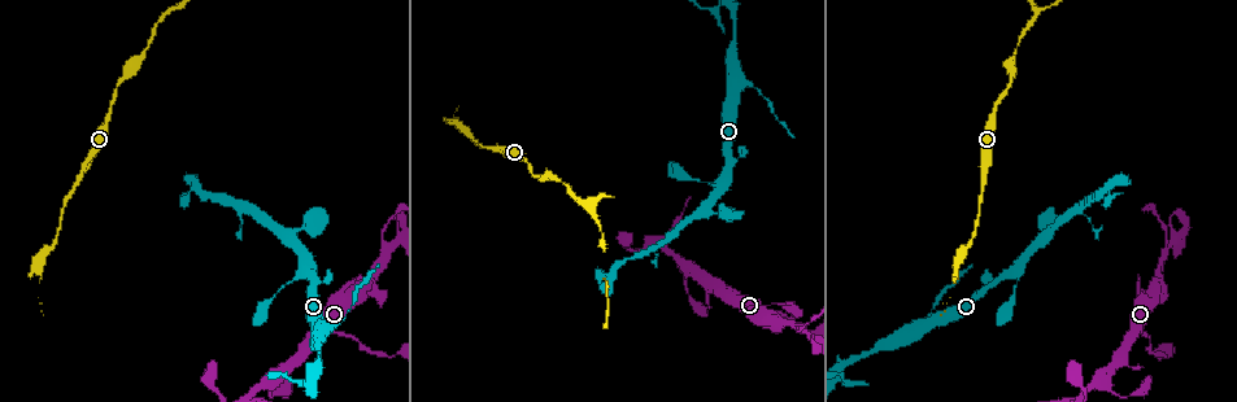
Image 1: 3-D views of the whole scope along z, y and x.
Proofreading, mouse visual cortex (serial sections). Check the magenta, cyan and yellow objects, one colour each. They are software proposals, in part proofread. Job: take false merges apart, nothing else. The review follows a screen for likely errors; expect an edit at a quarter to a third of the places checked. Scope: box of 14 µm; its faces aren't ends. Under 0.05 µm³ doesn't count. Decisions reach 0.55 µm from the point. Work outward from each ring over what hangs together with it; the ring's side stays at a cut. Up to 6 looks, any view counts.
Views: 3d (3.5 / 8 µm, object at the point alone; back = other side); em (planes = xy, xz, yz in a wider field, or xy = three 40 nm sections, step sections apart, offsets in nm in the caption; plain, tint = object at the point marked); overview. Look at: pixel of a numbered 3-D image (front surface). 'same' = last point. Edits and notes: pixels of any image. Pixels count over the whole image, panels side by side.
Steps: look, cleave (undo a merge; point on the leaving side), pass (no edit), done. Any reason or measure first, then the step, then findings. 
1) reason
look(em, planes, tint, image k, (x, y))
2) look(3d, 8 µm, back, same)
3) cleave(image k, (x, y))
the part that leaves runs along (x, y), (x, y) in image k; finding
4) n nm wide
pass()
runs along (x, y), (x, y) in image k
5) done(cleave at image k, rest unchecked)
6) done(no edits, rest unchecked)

look(3d, 3.5 µm, image 1, (328, 329))

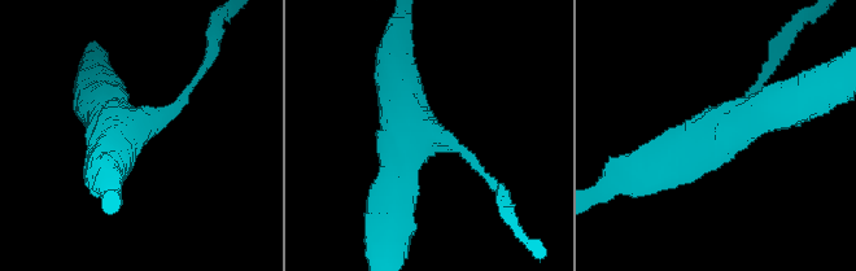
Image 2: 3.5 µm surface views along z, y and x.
3 arms; arms of 150, 500, 500 nm; shape alone is not enough
look(em, xy, step 2, tint, image 2, (134, 127))

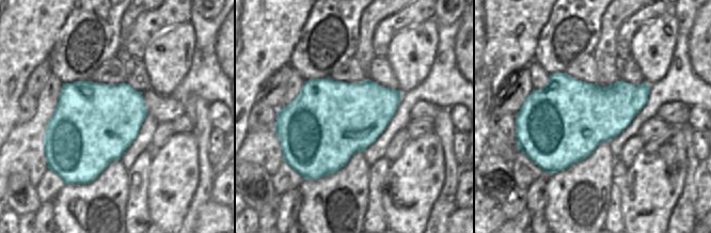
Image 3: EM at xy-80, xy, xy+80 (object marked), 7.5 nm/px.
cleave(image 2, (761, 78))
the part that leaves runs along (169, 112), (209, 60), (217, 23) in image 2; two cells meet here

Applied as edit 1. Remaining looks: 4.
sharp bend
look(3d, 3.5 µm, back, image 1, (1149, 337))

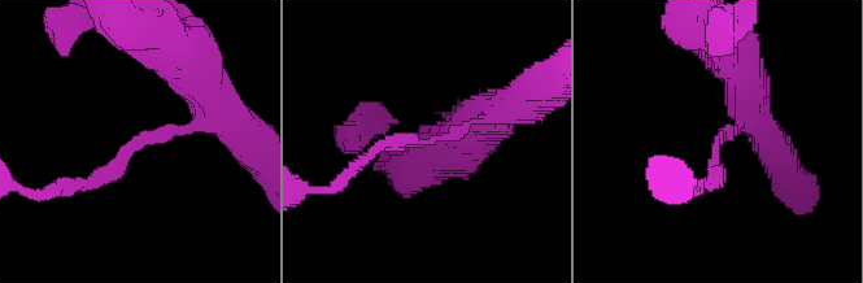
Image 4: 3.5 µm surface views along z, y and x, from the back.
shape alone is not enough
look(em, planes, tint, image 4, (433, 140))

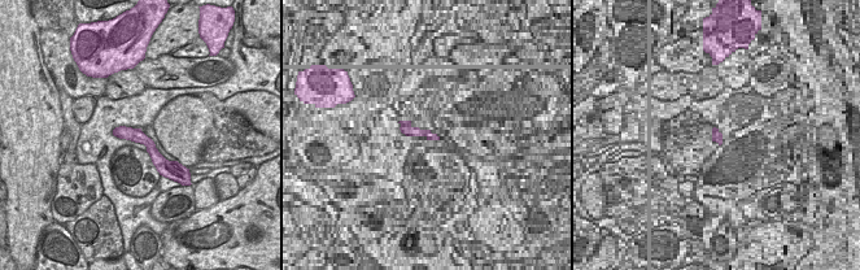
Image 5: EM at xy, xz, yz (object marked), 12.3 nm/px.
another direction
look(em, xy, step 5, tint, same)

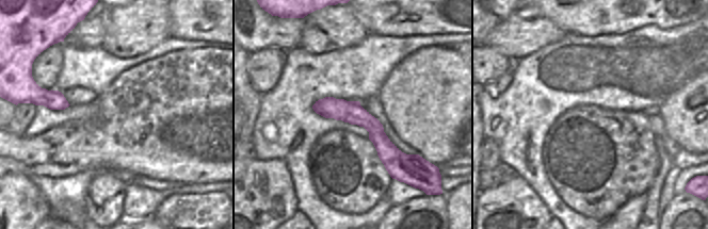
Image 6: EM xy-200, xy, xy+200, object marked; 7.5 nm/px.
arms of 150, 200 nm
pass()
runs along (316, 107), (360, 116), (405, 160) in image 6; one cell here

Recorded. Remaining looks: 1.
done(cleave at image 2, rest unchecked)

